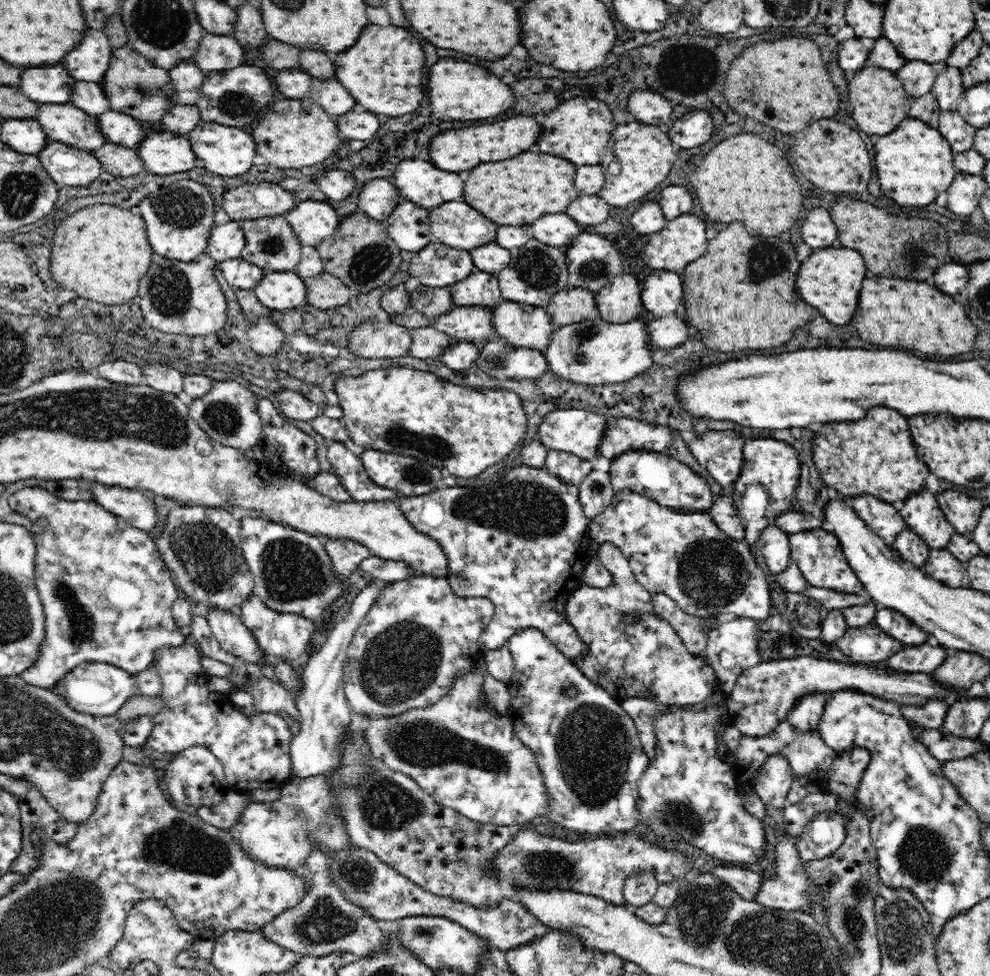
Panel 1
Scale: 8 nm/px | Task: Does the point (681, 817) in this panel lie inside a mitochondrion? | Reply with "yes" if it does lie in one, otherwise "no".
yes

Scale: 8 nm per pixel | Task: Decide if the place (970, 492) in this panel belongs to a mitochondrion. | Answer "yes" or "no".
no

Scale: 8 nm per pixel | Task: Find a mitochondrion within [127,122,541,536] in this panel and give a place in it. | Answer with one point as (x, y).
(180, 208)

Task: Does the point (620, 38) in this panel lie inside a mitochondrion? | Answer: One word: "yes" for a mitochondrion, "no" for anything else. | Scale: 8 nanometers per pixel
no

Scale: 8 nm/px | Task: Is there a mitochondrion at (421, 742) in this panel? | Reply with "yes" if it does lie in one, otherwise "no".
yes

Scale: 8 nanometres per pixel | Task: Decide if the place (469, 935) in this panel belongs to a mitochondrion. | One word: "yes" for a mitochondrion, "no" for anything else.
no

